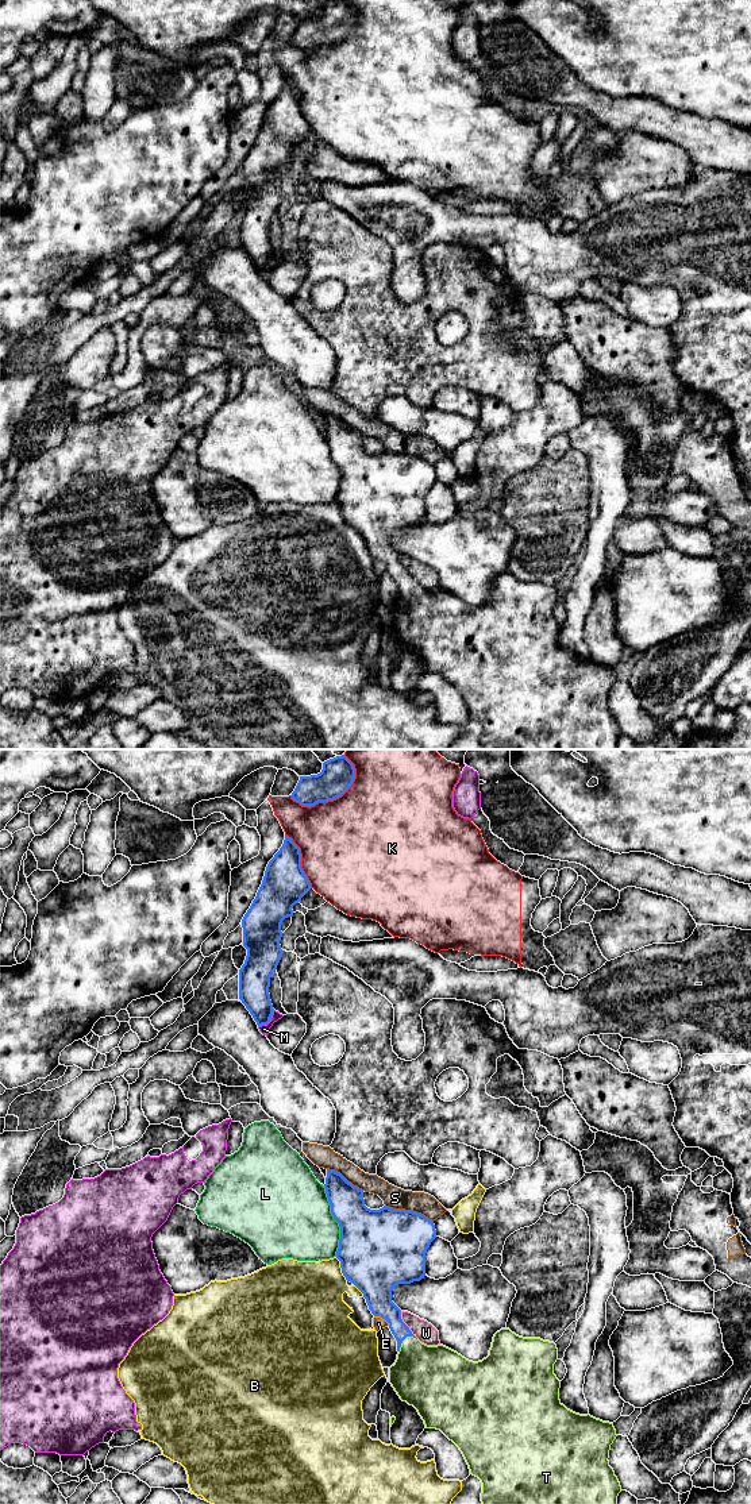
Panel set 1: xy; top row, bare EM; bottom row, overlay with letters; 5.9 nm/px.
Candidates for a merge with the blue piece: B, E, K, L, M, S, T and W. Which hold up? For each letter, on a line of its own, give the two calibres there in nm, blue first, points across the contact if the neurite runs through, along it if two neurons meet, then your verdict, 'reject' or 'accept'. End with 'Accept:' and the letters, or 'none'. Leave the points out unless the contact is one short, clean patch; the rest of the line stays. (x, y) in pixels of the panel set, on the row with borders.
B: 480 nm thick on the blue side, 400 nm on the other; reject
E: 240 nm thick on the blue side, 80 nm on the other; reject
K: 200 nm thick on the blue side, 480 nm on the other; reject
L: 380 nm thick on the blue side, 460 nm on the other; reject
M: 190 nm thick on the blue side, 60 nm on the other; border along xy (273, 1009), (270, 1019), (258, 1026); reject
S: 460 nm thick on the blue side, 130 nm on the other; reject
T: 140 nm thick on the blue side, 360 nm on the other; runs through xy (380, 1304), (393, 1318), (404, 1338), (422, 1376); accept
W: 160 nm thick on the blue side, 120 nm on the other; border along xy (400, 1311), (401, 1321), (418, 1338); reject
Accept: T

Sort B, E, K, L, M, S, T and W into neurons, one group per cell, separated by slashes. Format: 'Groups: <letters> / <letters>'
Groups: B / E / K / L / M / S / T / W

